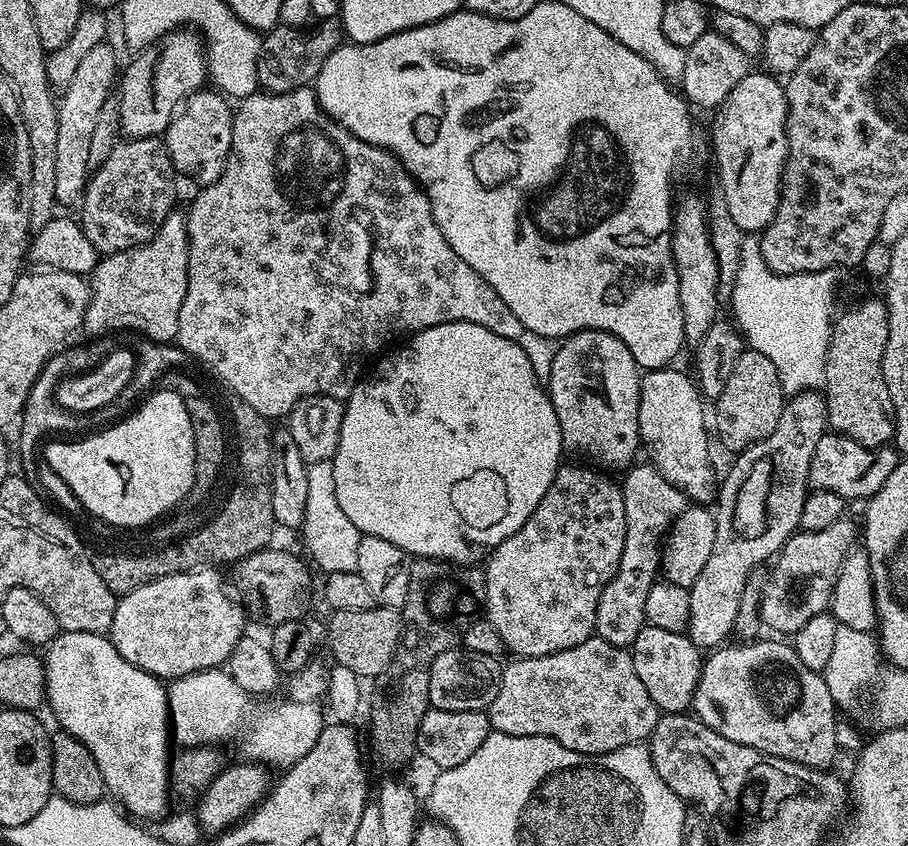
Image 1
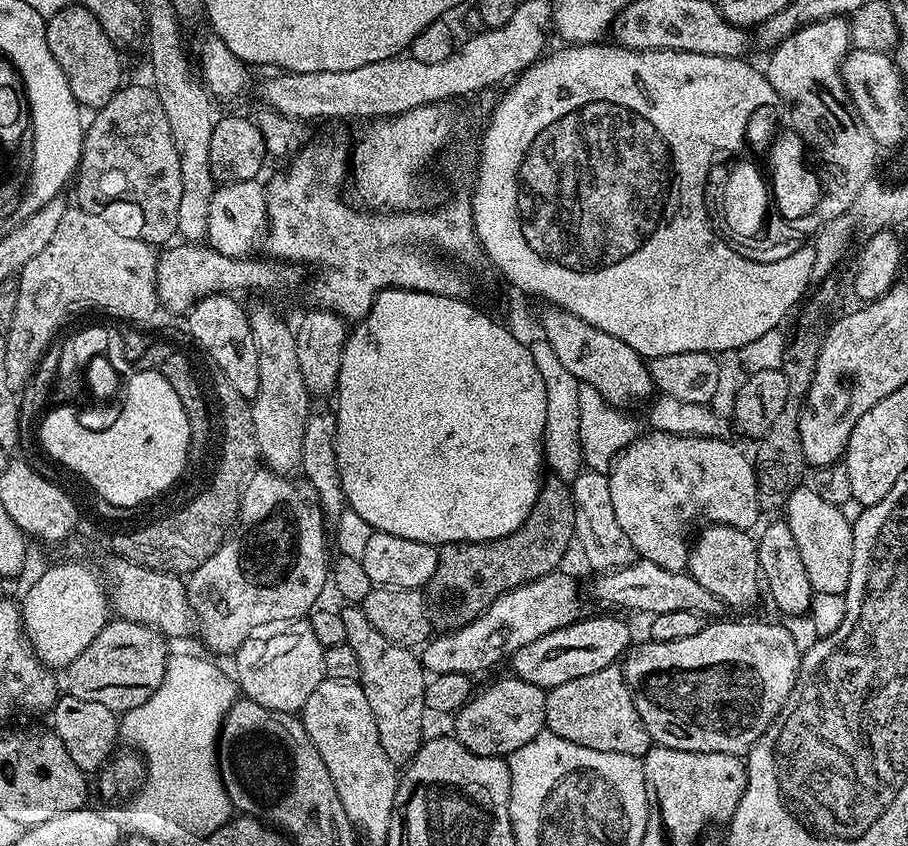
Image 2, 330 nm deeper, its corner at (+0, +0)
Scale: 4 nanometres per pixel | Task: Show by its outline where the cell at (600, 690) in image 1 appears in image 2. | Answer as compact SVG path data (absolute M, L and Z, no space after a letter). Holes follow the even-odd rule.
M619 663L606 666L606 670L597 670L586 678L574 678L574 682L562 682L562 686L547 689L547 693L546 728L547 731L558 734L558 738L566 738L566 742L574 742L578 746L590 746L590 750L606 750L614 754L630 754L641 758L653 747L652 735L646 730L634 706L628 679L624 677L623 667Z

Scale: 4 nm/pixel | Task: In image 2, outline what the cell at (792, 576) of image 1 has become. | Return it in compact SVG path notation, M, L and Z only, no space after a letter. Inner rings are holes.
M636 559L633 564L625 568L614 568L599 573L596 580L596 596L604 604L609 604L609 609L629 608L632 612L648 612L652 616L666 614L670 610L690 610L701 614L716 612L722 608L722 603L710 590L702 590L698 582L689 576L687 571L675 572L662 570L649 560Z

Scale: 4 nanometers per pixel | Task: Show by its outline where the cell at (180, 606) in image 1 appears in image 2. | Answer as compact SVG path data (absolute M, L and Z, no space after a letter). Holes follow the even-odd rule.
M271 470L253 472L240 500L238 527L217 552L210 554L210 558L206 558L206 562L202 562L202 566L198 566L187 577L186 587L192 614L205 646L212 652L235 654L242 642L261 630L303 621L321 603L324 584L326 588L330 580L330 536L324 533L326 521L314 486L305 478L292 479L296 478Z

